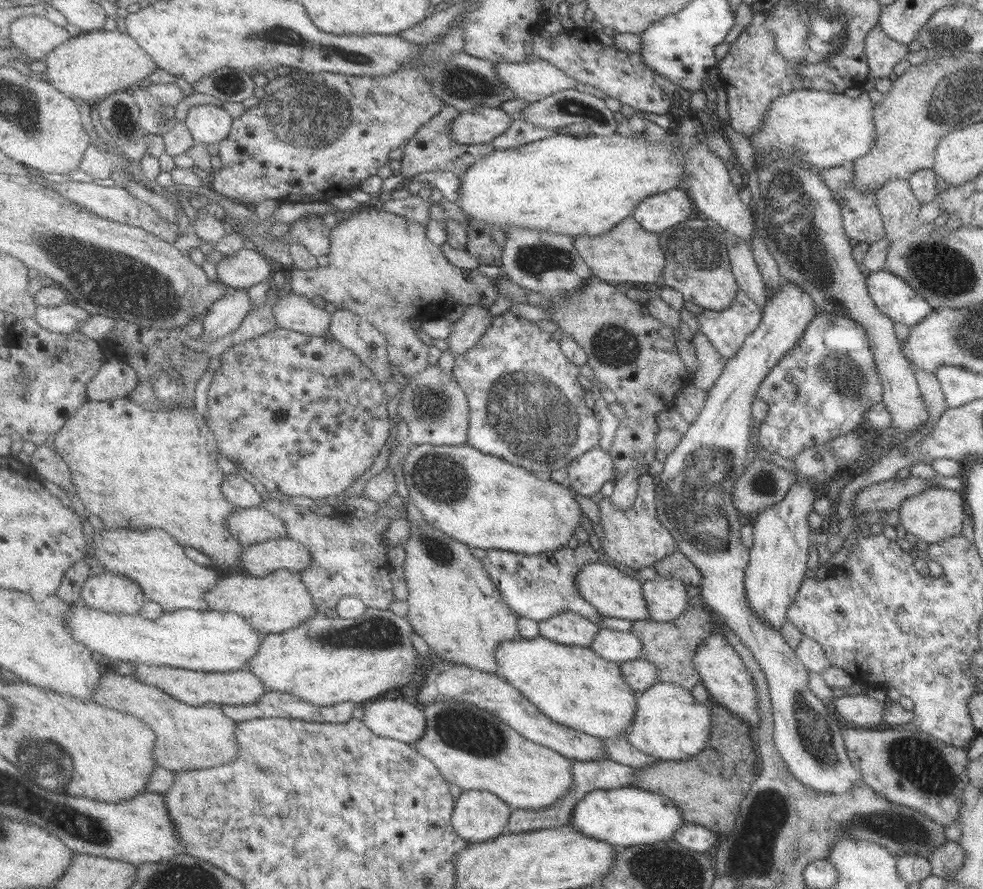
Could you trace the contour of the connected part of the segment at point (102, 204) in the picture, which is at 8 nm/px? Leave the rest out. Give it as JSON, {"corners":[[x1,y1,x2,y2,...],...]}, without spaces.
{"corners":[[69,180,69,182,63,183,55,182,53,189,59,192,63,198,75,204,80,204,103,218,143,227,147,232,171,243,179,238,179,226,177,224,175,225,175,223,165,221,159,216,153,206,137,200,137,198,131,196,125,188,121,188,119,185,114,185,109,188,109,186,99,186,99,184,95,184,95,182,73,182,73,180]]}

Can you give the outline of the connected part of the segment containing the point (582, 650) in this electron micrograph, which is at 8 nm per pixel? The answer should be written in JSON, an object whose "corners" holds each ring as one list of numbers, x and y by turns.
{"corners":[[539,635,532,639,502,642,496,650,500,674,534,702,551,720,597,738,617,736,631,724,637,708,637,692,623,680,619,664,601,659,590,647,559,644]]}

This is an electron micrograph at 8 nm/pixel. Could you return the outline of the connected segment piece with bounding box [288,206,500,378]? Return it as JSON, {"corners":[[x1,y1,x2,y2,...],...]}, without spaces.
{"corners":[[367,206,351,214,332,228,330,239,329,265,313,270,290,269,288,278,291,292,312,299,320,296,338,309,349,310,371,322,388,340,391,362,405,378,414,378,430,365,429,344,417,338,409,320,415,320,423,314,437,314,437,310,453,310,458,304,480,304,489,308,499,298,495,279,487,278,480,268,465,270,451,264,442,247,431,242,427,236,426,225,382,208,375,210]]}

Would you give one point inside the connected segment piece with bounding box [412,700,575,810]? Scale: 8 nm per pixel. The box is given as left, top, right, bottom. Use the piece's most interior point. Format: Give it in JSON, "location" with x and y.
{"location":[474,749]}

